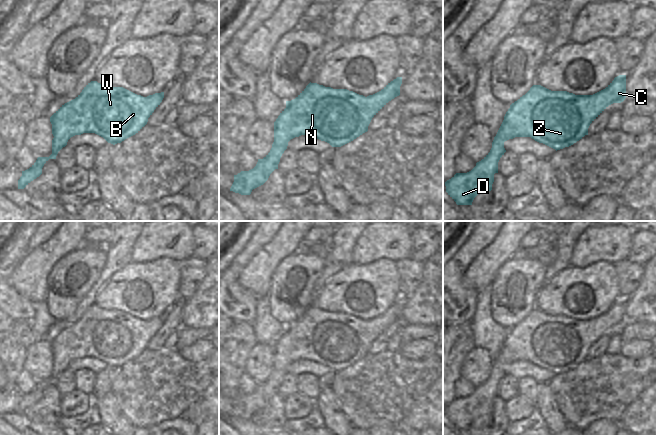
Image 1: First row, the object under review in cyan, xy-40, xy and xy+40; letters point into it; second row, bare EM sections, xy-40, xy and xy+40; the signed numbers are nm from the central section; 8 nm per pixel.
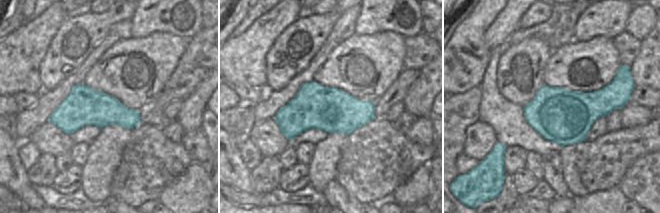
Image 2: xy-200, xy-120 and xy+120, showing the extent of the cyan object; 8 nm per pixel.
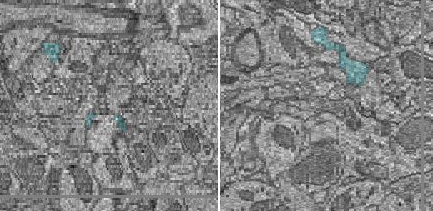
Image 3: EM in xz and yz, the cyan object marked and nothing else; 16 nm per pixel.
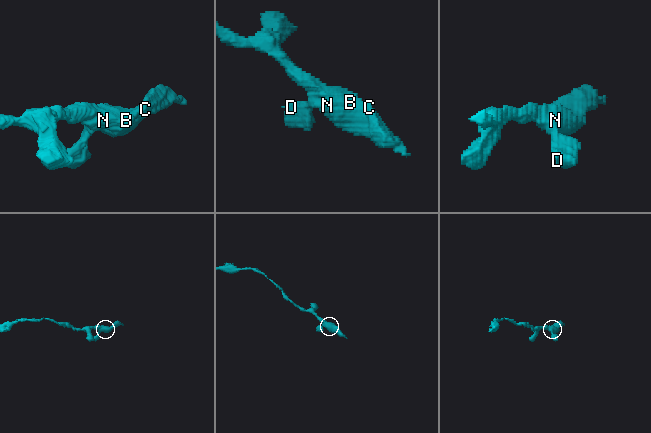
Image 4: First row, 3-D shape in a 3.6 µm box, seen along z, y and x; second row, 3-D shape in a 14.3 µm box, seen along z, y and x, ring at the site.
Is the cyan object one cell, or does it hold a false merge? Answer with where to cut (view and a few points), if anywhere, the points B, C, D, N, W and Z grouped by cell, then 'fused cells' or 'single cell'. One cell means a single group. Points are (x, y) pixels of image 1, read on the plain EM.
no cut; B C D N W Z; single cell

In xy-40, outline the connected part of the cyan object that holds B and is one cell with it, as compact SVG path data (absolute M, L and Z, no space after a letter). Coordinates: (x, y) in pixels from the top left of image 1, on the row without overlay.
M91 305L75 323L62 329L50 341L54 360L52 378L49 381L38 381L29 393L22 395L22 400L18 404L18 413L24 413L31 405L39 401L44 388L49 383L56 383L58 376L75 359L95 357L113 369L135 359L147 348L148 342L160 329L163 322L164 316L143 321L123 311L107 311L97 305Z

